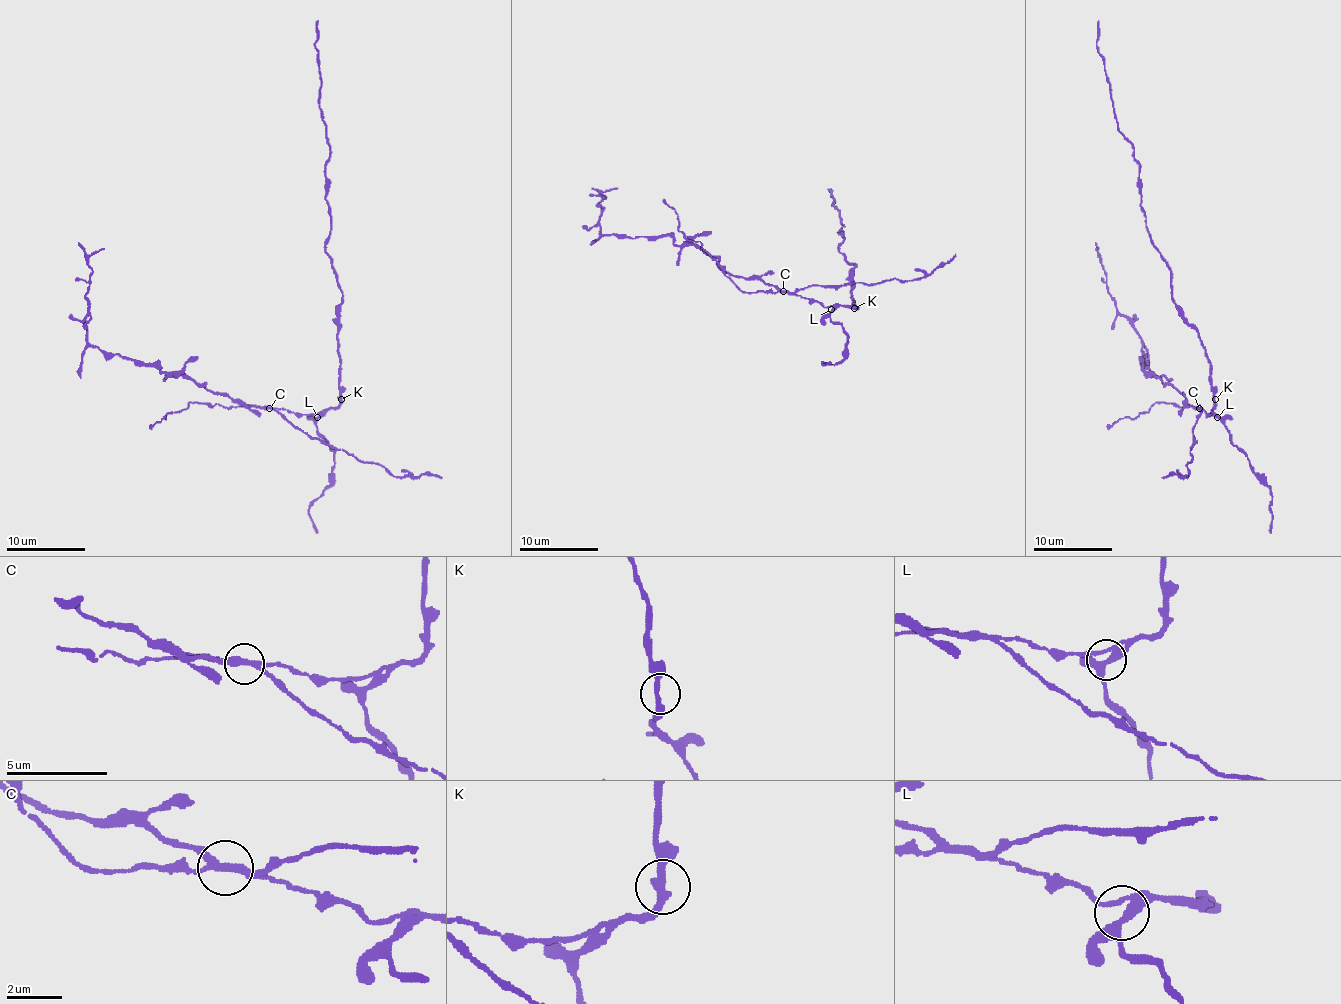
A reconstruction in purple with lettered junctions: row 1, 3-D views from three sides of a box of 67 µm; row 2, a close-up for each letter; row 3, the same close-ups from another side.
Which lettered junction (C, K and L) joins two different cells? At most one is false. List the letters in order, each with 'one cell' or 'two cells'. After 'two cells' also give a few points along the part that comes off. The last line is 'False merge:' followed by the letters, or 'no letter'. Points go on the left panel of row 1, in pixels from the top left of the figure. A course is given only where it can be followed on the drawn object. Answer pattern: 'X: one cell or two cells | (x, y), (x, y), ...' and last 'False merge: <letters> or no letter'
C: two cells | (270, 409), (215, 393), (179, 372), (104, 354), (89, 342), (85, 322), (93, 271), (79, 242)
K: one cell
L: one cell
False merge: C

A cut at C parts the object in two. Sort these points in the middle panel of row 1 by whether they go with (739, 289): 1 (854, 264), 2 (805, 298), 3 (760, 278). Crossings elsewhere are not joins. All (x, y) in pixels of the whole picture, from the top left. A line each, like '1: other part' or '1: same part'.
1: same part
2: same part
3: other part

